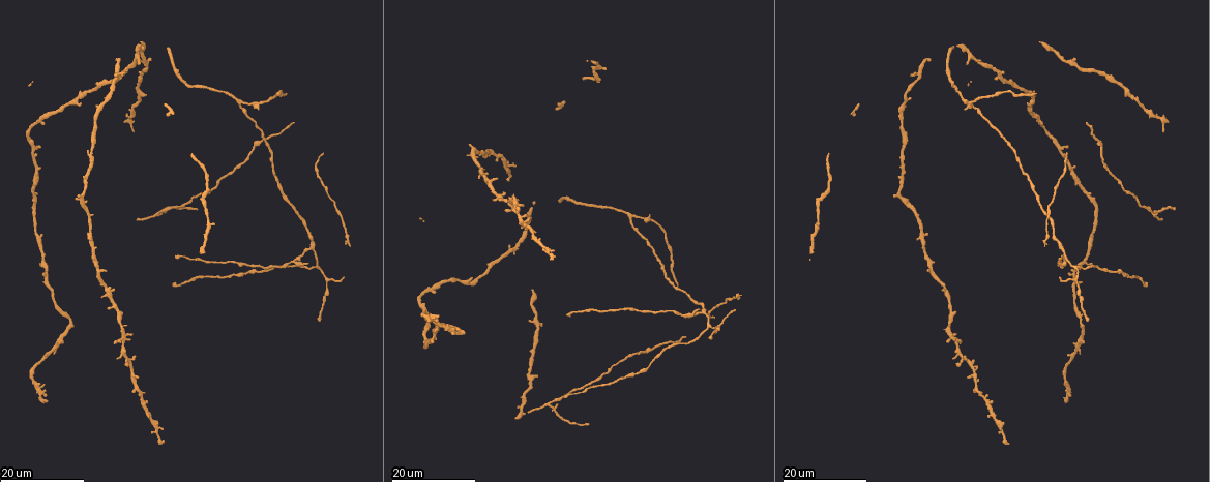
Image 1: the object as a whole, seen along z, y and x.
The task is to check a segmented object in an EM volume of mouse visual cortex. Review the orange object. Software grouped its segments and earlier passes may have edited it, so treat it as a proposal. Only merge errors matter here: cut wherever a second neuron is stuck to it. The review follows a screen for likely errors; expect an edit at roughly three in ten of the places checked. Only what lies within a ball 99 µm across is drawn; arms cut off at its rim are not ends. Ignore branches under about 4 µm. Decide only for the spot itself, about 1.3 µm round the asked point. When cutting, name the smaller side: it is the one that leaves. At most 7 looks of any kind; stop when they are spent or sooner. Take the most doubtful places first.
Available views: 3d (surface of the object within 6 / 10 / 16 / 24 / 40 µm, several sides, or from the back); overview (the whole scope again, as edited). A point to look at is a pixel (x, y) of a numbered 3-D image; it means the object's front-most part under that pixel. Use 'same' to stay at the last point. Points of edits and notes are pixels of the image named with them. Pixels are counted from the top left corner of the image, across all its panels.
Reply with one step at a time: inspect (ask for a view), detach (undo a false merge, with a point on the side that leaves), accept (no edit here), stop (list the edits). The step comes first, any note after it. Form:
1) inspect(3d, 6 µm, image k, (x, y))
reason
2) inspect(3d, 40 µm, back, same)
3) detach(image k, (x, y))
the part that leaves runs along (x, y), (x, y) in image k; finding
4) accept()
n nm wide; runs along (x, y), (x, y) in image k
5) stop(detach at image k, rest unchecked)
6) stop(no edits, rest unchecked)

inspect(3d, 16 µm, image 1, (156, 213))
a fork

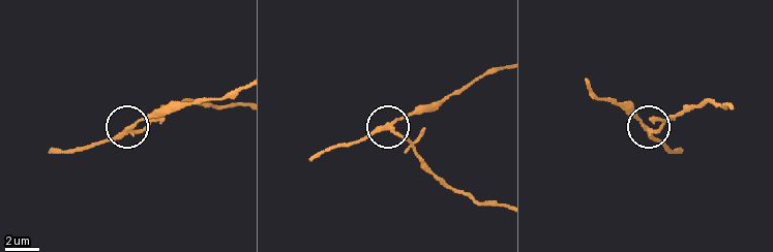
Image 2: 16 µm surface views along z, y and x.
inspect(3d, 6 µm, image 2, (129, 133))
zoom in

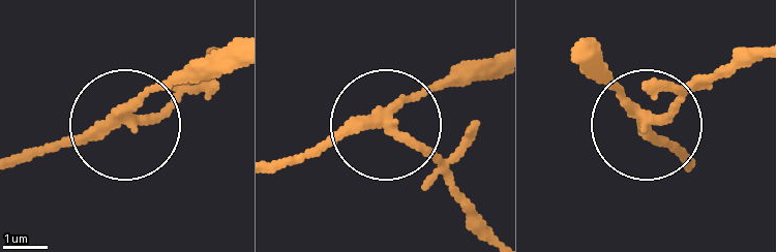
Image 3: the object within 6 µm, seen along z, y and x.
detach(image 3, (435, 171))
3 arms; the part that leaves runs along (396, 130), (494, 230) in image 3; a second neuron is stuck on

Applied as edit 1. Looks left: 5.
inspect(overview)

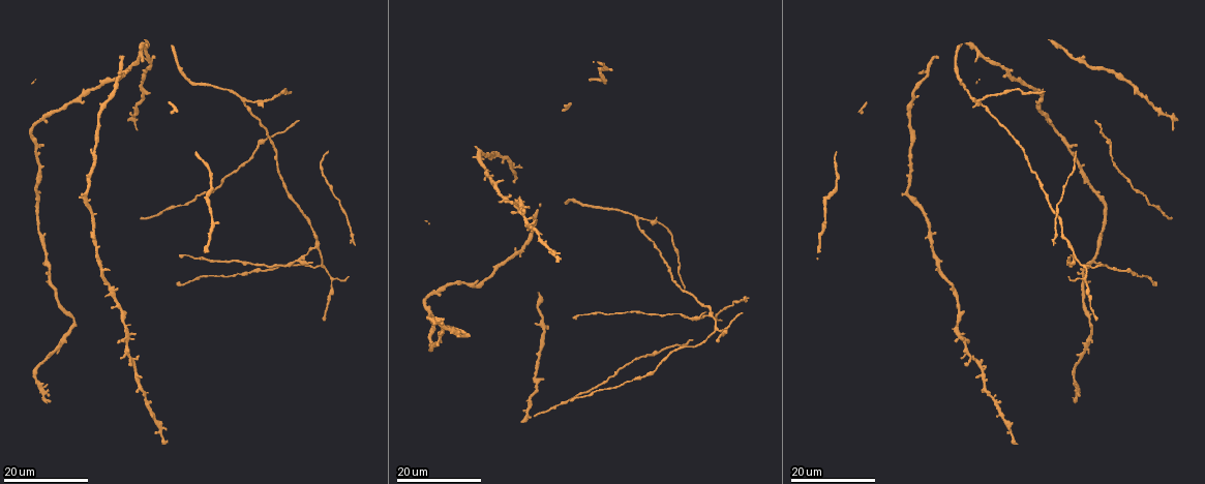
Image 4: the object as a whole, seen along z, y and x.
inspect(3d, 24 µm, image 4, (1085, 265))
a fork

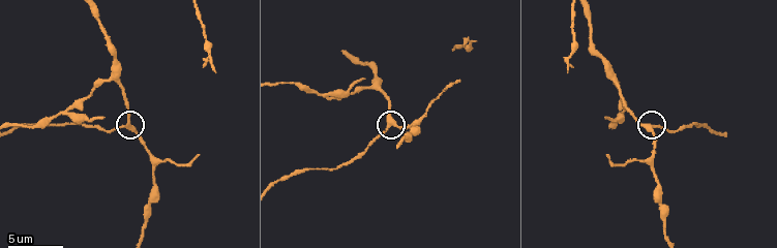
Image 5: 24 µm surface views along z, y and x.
inspect(3d, 10 µm, image 5, (649, 127))

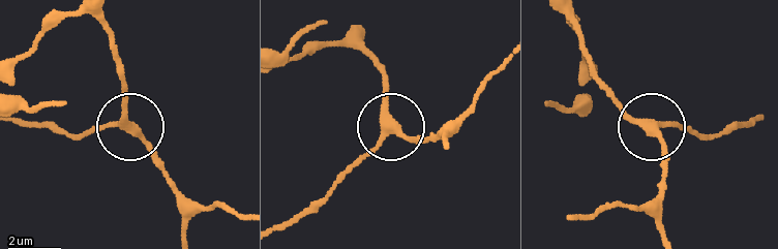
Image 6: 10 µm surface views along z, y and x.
accept()
3 arms; one neuron here

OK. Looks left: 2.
inspect(3d, 24 µm, image 4, (636, 218))
side arm on a straight run

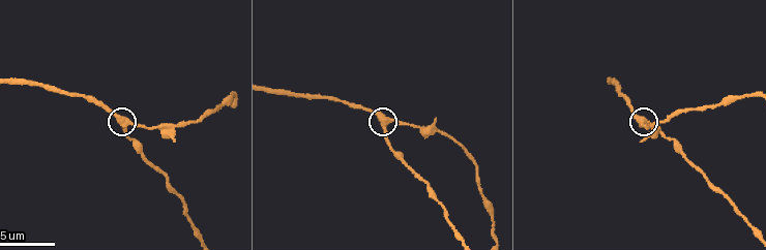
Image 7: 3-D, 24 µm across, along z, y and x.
inspect(3d, 10 µm, image 7, (383, 123))

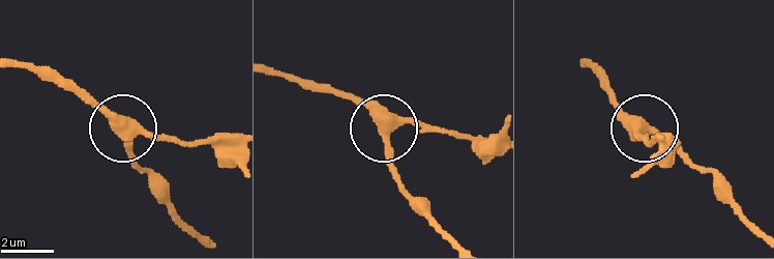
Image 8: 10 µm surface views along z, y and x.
accept()
side arm 26 µm; runs along (271, 72), (345, 91), (391, 130), (424, 122), (455, 130) in image 8; continuous, no second neuron

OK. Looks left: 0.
stop(detach at image 3, rest unchecked)

